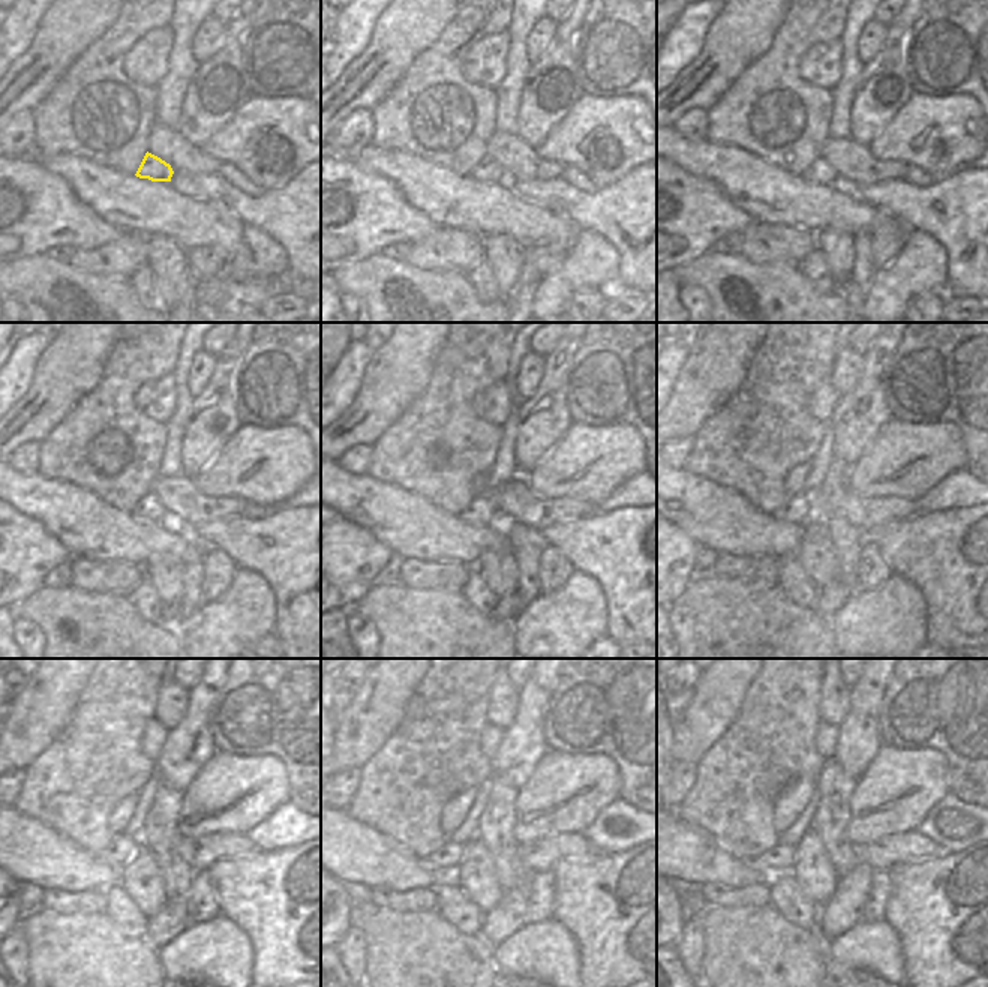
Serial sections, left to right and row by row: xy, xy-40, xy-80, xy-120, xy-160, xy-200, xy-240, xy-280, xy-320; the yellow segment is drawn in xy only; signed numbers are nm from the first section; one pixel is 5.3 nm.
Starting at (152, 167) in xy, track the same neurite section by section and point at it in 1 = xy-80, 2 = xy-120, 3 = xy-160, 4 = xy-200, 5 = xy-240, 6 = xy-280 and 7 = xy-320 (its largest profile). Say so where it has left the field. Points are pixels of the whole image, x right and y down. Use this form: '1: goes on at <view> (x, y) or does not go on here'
1: goes on at xy-80 (819, 173)
2: goes on at xy-120 (149, 507)
3: goes on at xy-160 (483, 510)
4: goes on at xy-200 (799, 509)
5: goes on at xy-240 (122, 848)
6: goes on at xy-280 (446, 858)
7: goes on at xy-320 (780, 858)

